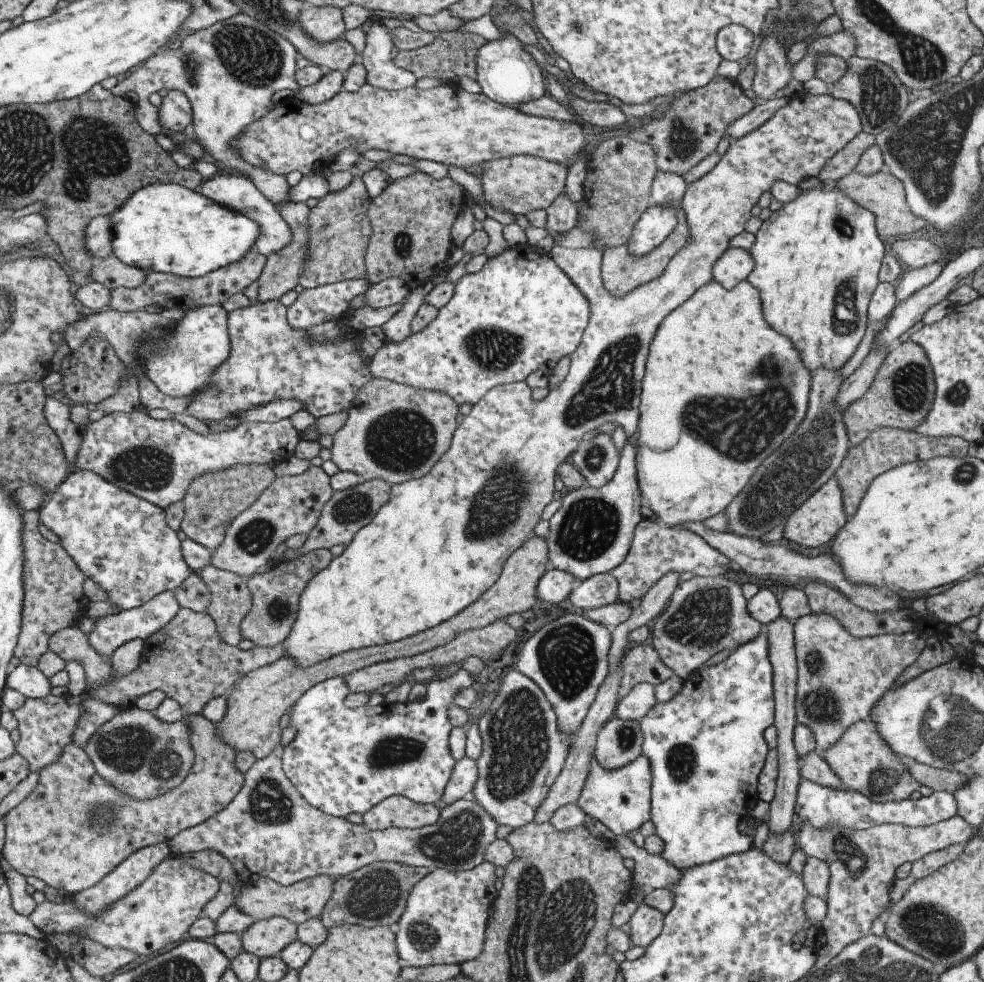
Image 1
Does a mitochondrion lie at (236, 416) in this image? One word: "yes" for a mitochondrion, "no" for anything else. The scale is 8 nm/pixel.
no

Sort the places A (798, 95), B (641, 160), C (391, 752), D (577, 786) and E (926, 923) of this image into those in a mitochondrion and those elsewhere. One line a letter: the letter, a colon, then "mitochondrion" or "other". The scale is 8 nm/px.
A: other
B: other
C: mitochondrion
D: other
E: mitochondrion

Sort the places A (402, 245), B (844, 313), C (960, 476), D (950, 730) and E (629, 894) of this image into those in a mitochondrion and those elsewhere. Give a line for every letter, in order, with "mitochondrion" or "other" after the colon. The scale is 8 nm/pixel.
A: mitochondrion
B: mitochondrion
C: mitochondrion
D: mitochondrion
E: other

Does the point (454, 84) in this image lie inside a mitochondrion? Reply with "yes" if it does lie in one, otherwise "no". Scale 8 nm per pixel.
no

